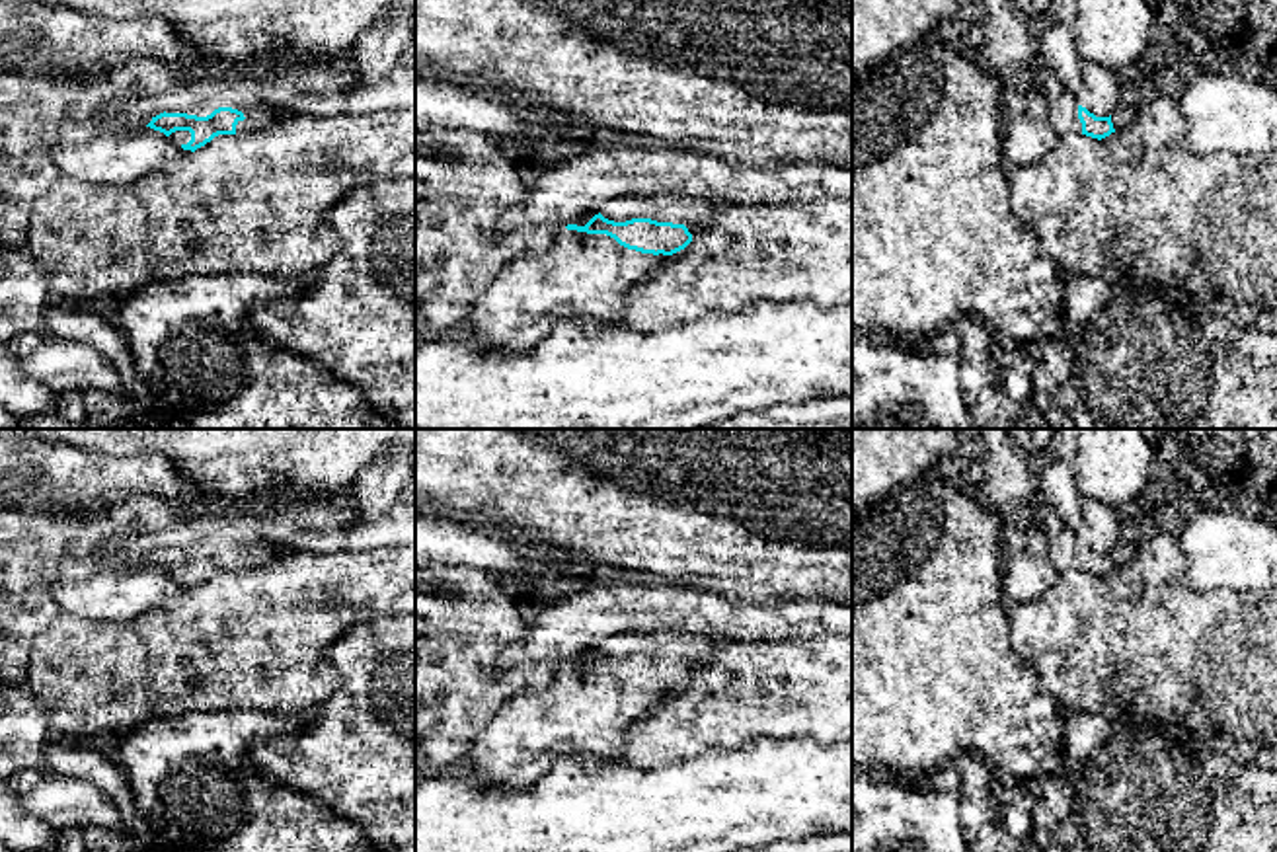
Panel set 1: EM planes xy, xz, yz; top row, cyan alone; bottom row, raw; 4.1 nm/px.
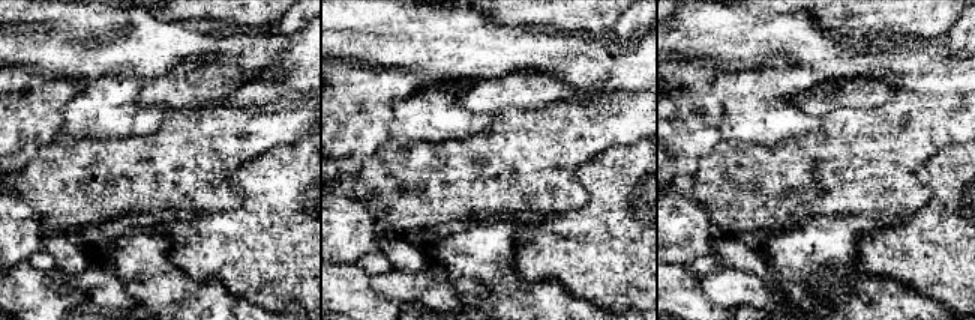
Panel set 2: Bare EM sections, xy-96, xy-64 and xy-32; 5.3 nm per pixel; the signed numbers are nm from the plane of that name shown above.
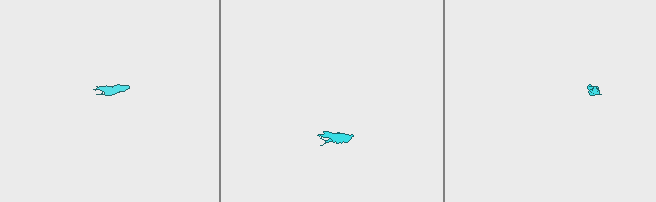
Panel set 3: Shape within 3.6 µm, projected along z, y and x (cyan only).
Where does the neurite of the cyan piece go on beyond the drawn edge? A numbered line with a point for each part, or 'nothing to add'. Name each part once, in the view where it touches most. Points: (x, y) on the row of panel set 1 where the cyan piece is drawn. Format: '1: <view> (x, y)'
1: xz (663, 207)
2: xz (581, 275)

